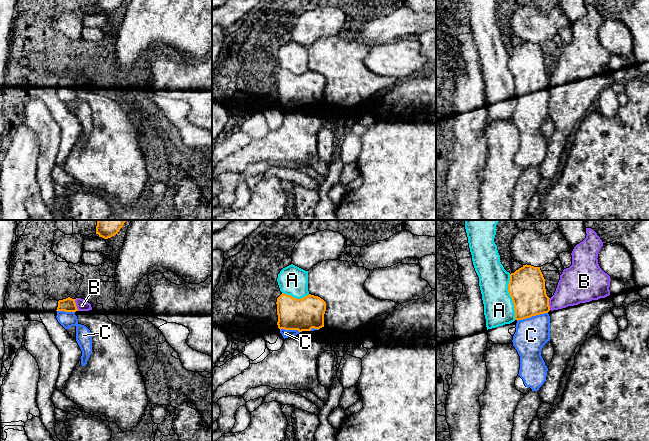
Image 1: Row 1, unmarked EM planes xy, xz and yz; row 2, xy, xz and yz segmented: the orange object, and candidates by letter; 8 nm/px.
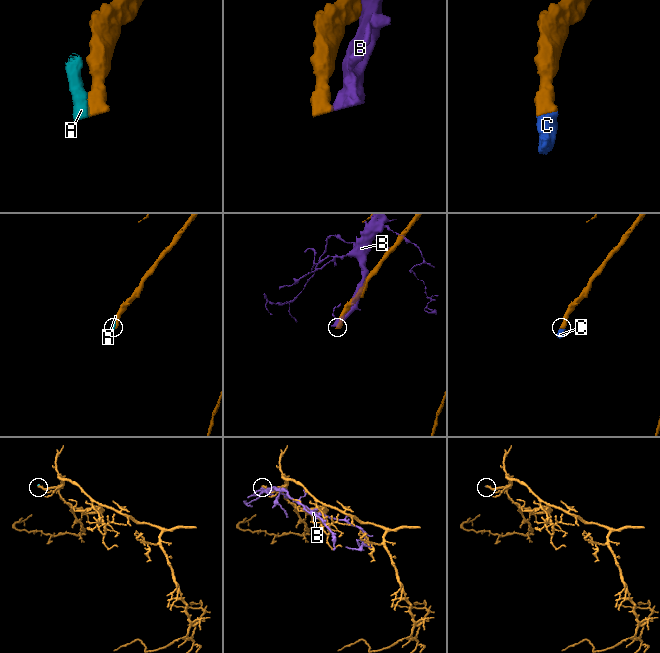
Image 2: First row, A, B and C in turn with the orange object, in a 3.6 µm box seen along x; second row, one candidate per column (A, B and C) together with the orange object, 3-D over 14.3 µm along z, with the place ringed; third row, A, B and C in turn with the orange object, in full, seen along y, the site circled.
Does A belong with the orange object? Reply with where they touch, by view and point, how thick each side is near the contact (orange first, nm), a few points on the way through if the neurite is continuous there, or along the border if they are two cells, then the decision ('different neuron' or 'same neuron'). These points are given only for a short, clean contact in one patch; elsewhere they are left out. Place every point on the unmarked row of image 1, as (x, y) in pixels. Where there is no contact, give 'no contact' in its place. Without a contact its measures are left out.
meets orange in yz at (511, 73); 280 nm thick on the orange side, 240 nm on the other; border along yz (509, 50), (508, 69), (513, 80), (515, 95); different neuron

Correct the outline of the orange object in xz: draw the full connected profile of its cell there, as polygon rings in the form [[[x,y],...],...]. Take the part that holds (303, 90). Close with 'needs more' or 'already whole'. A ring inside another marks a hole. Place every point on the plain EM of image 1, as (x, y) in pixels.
[[[282,69],[276,80],[277,101],[284,115],[324,103],[326,78],[318,72],[309,70],[297,75]]] | needs more

